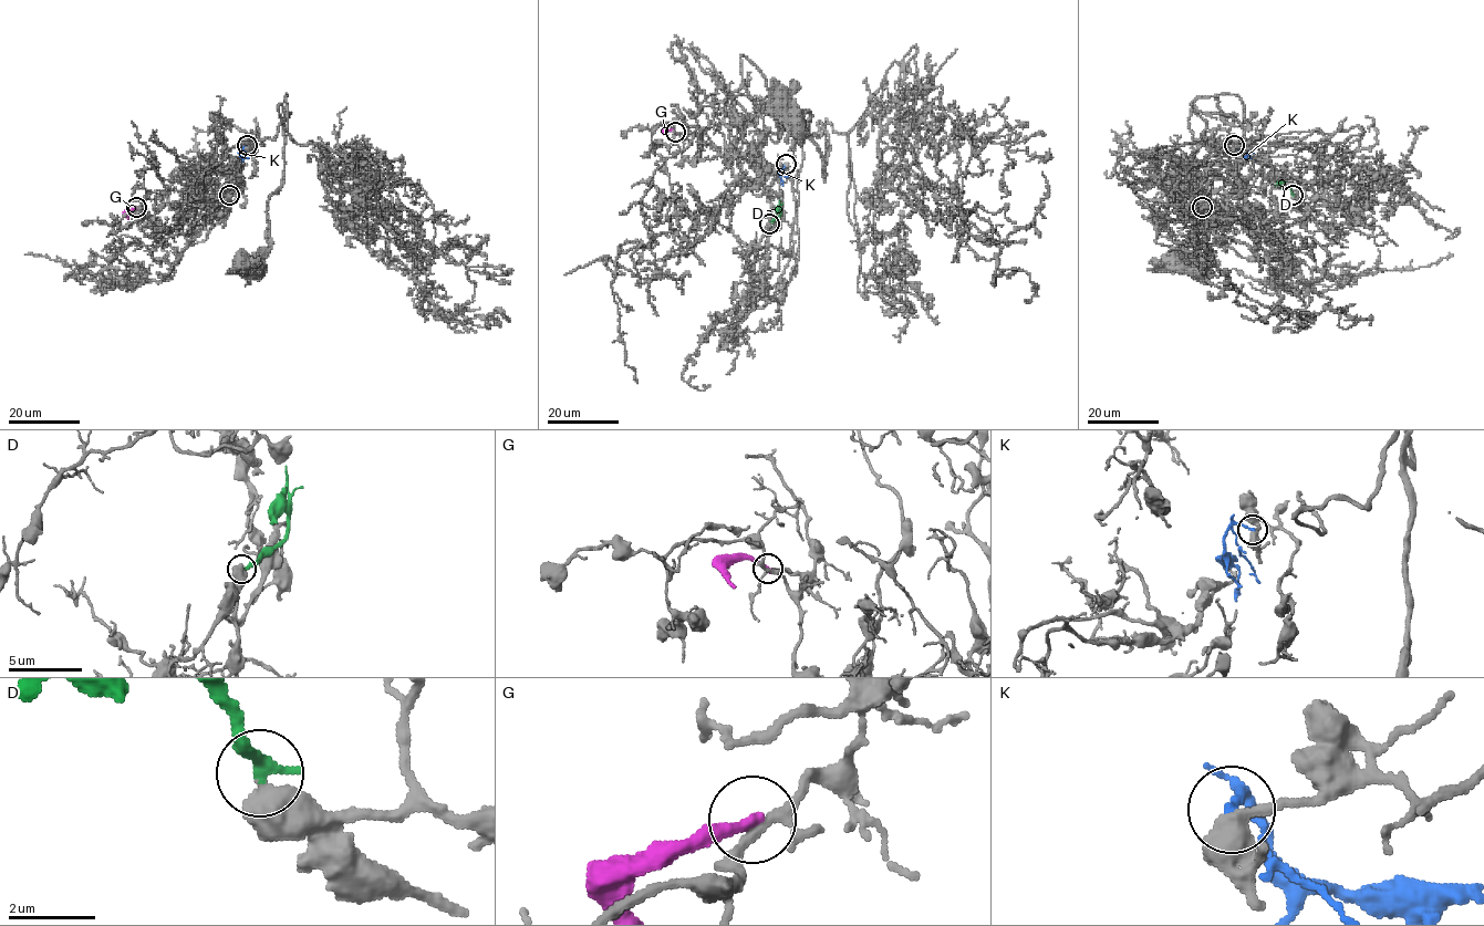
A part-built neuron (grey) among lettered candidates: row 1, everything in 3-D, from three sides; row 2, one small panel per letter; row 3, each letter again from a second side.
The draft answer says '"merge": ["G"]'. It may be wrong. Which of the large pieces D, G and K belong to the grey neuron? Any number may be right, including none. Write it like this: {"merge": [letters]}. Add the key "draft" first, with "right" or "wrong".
{"draft": "wrong", "merge": ["D"]}

